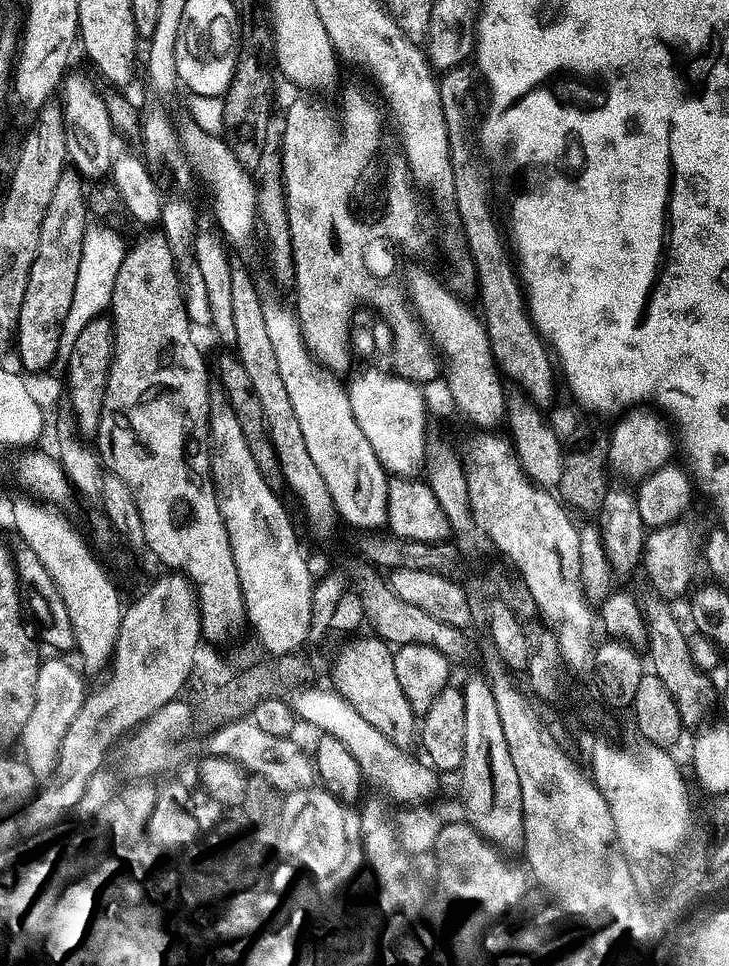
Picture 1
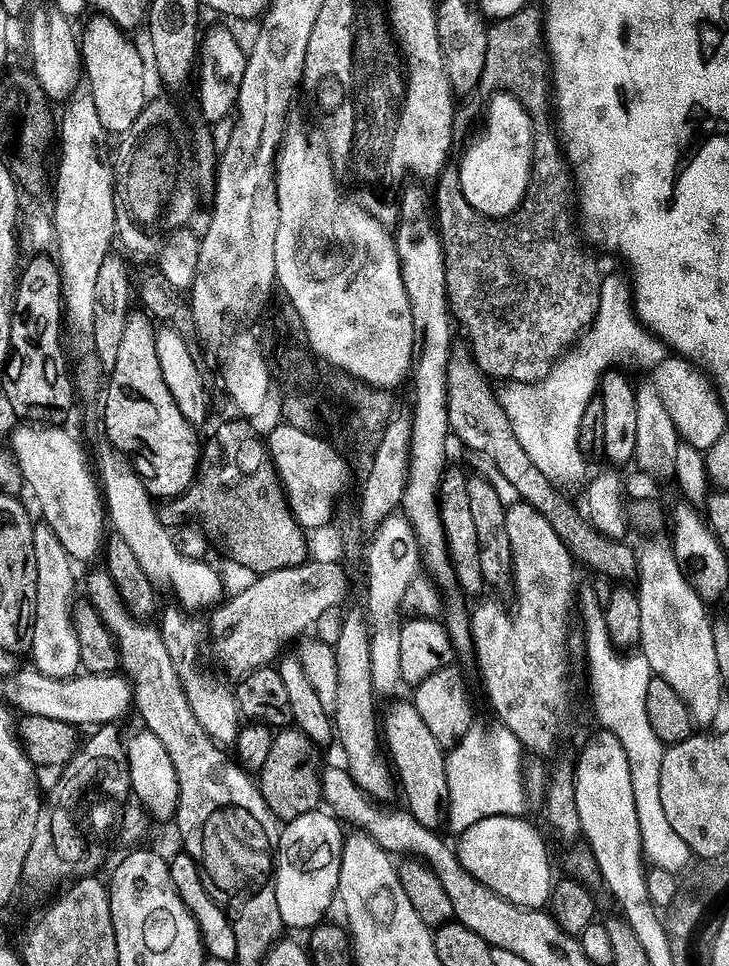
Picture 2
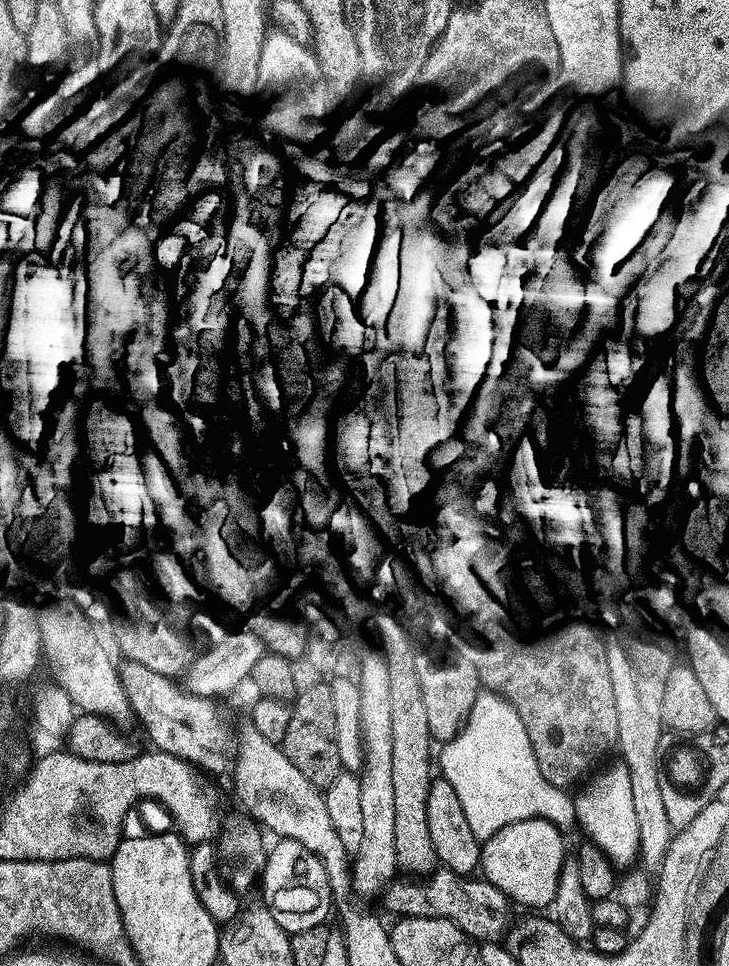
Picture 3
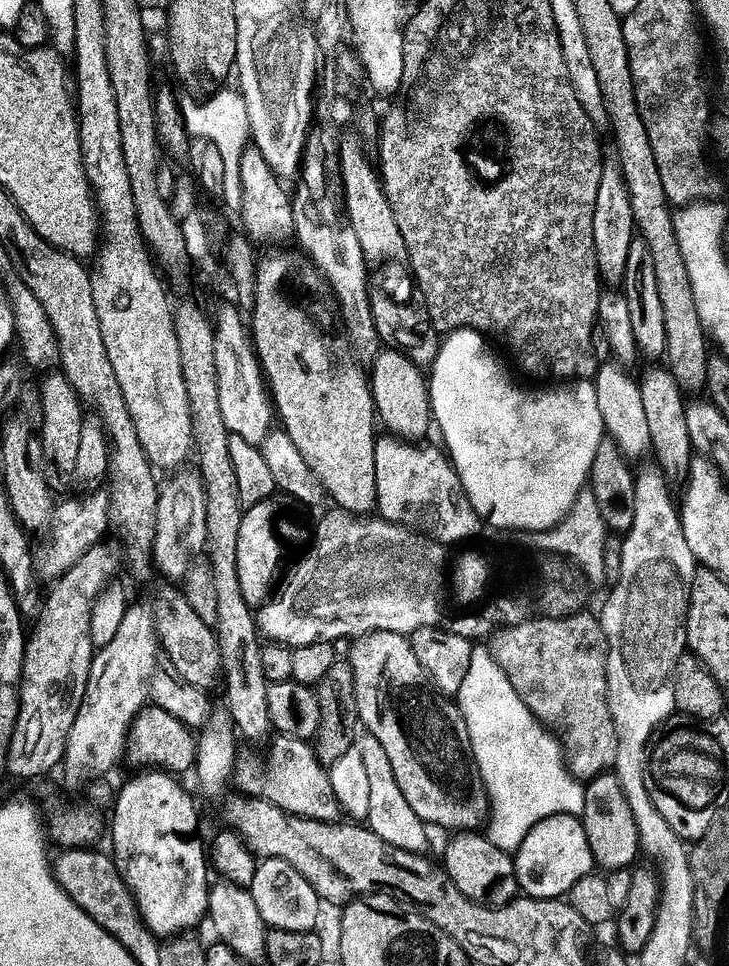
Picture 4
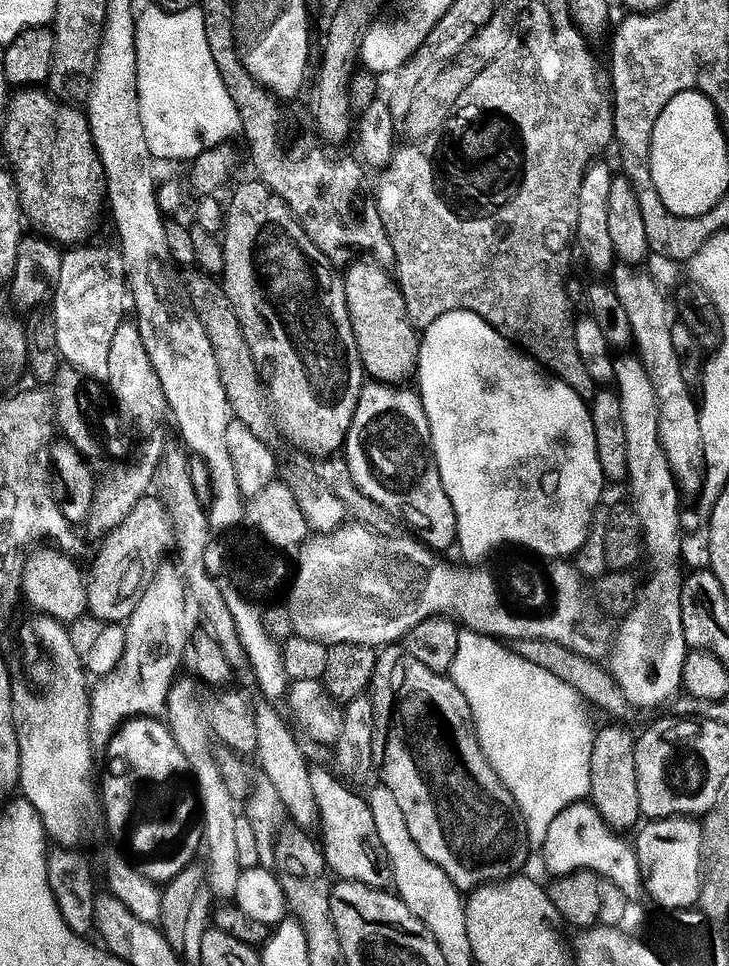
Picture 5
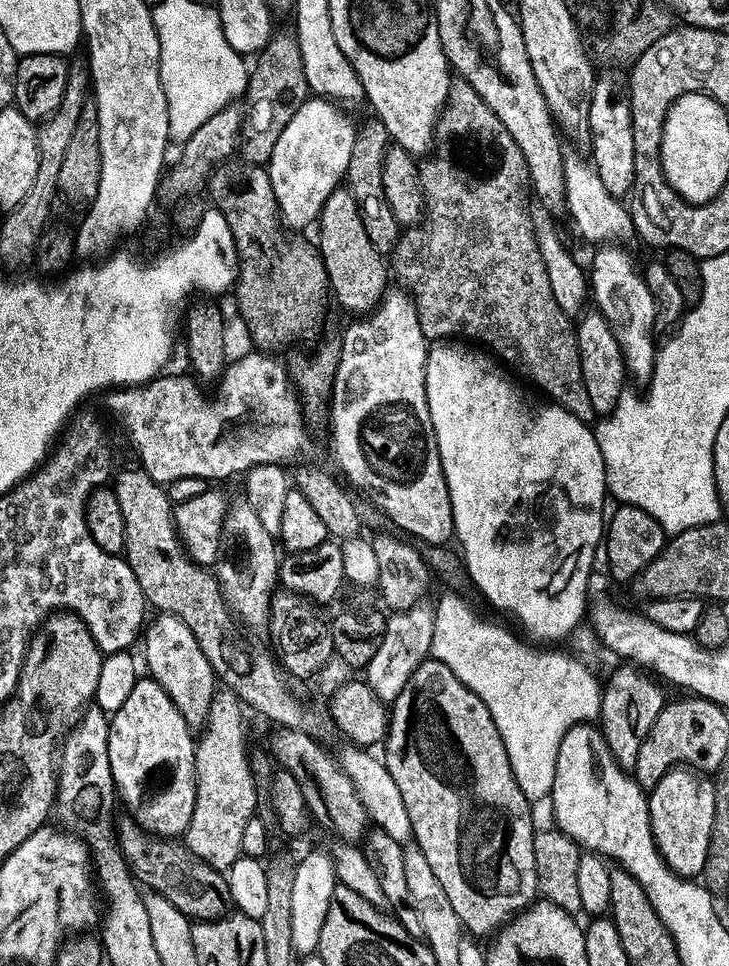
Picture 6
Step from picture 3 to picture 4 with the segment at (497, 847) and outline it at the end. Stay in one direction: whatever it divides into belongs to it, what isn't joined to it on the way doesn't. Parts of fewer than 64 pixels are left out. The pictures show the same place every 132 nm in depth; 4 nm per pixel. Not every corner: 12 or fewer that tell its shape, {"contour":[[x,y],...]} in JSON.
{"contour":[[584,821],[538,822],[514,859],[520,892],[567,897],[597,871]]}

